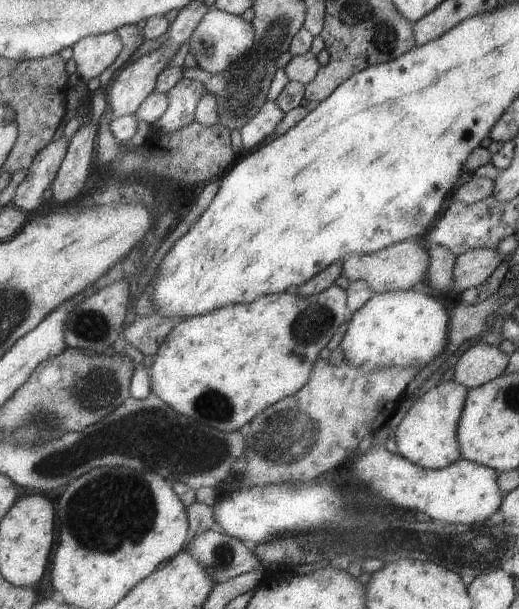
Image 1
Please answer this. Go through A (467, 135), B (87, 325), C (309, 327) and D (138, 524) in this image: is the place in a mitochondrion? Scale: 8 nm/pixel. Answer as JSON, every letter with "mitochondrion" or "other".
{"A":"other","B":"mitochondrion","C":"mitochondrion","D":"mitochondrion"}

